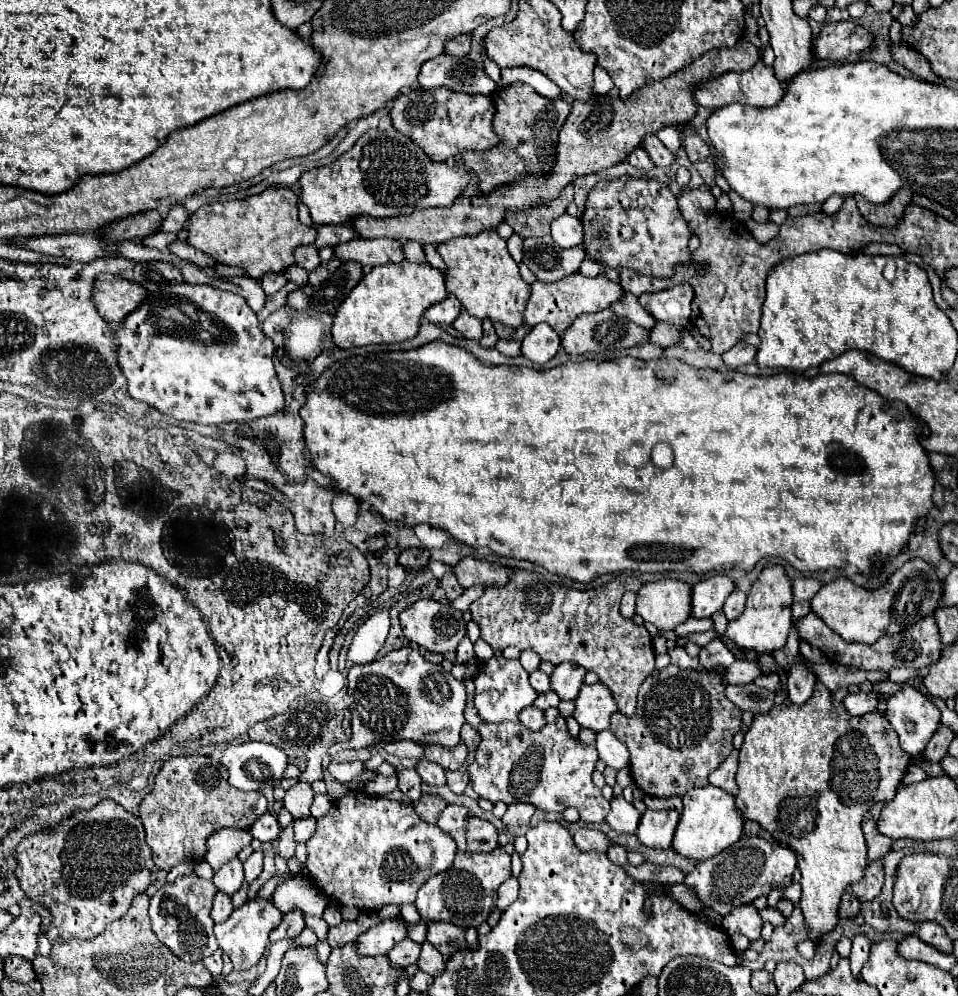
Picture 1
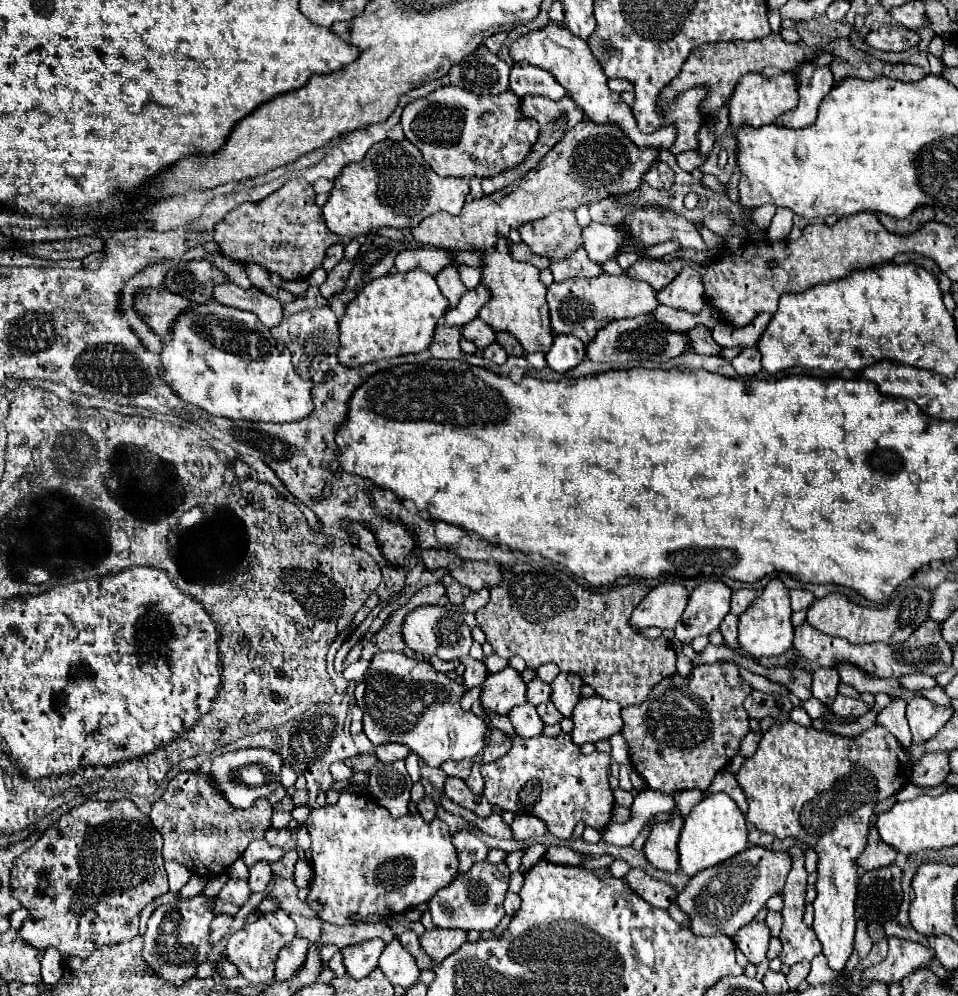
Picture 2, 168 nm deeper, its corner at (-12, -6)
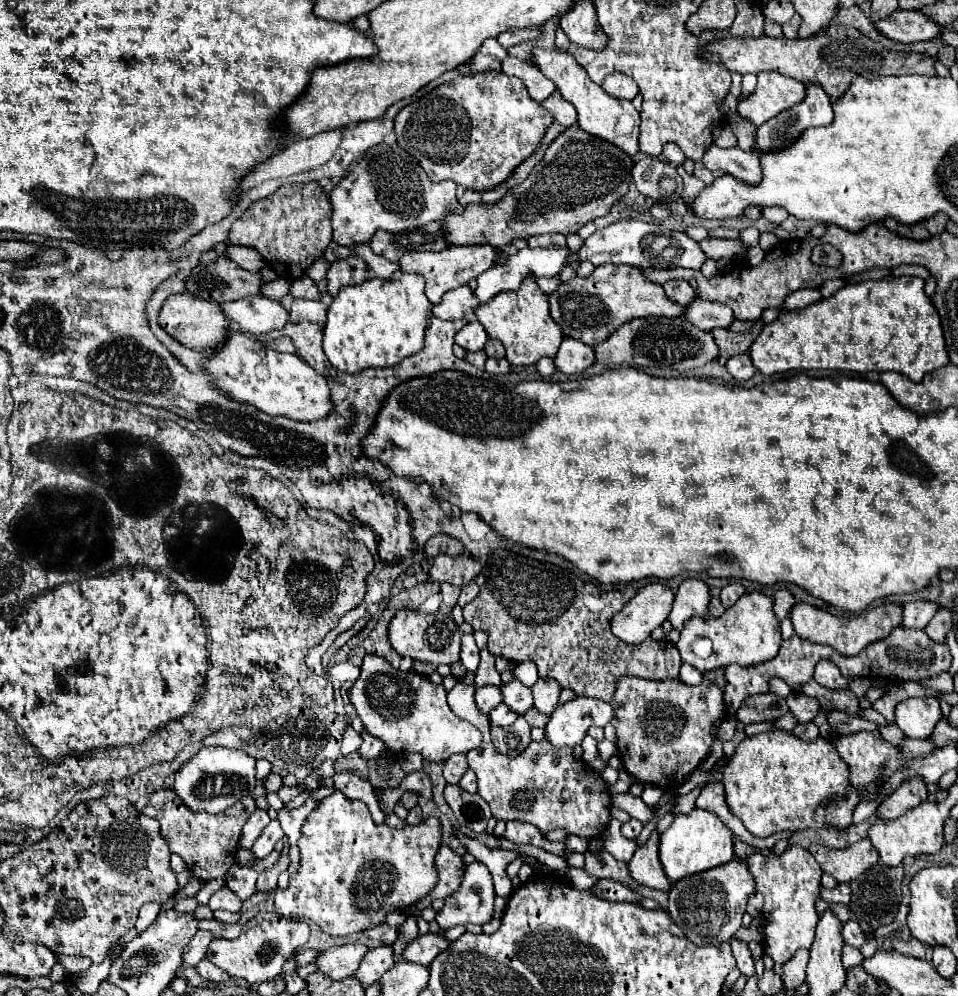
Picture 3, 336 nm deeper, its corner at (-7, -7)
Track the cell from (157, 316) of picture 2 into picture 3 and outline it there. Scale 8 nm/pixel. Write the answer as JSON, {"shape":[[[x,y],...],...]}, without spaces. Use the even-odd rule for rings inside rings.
{"shape":[[[187,292],[173,294],[163,302],[161,312],[159,312],[159,324],[169,336],[173,336],[177,342],[181,342],[183,346],[191,350],[193,348],[195,350],[213,350],[213,346],[221,346],[229,330],[229,322],[217,304],[211,304],[203,298],[195,298]]]}

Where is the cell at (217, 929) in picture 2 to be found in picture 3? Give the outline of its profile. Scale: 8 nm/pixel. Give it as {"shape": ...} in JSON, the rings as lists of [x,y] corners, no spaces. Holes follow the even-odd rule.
{"shape":[[[199,930],[191,942],[187,944],[187,950],[185,950],[185,958],[183,958],[183,968],[189,968],[189,966],[197,966],[205,954],[207,954],[207,946],[209,942],[213,940],[213,934],[209,930]]]}

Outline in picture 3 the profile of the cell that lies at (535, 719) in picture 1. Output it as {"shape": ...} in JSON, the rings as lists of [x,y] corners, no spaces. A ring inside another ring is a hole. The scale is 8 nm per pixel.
{"shape":[[[501,702],[495,710],[489,712],[489,722],[491,722],[493,726],[501,726],[501,728],[511,726],[517,718],[519,718],[519,714],[513,712],[505,702]]]}

